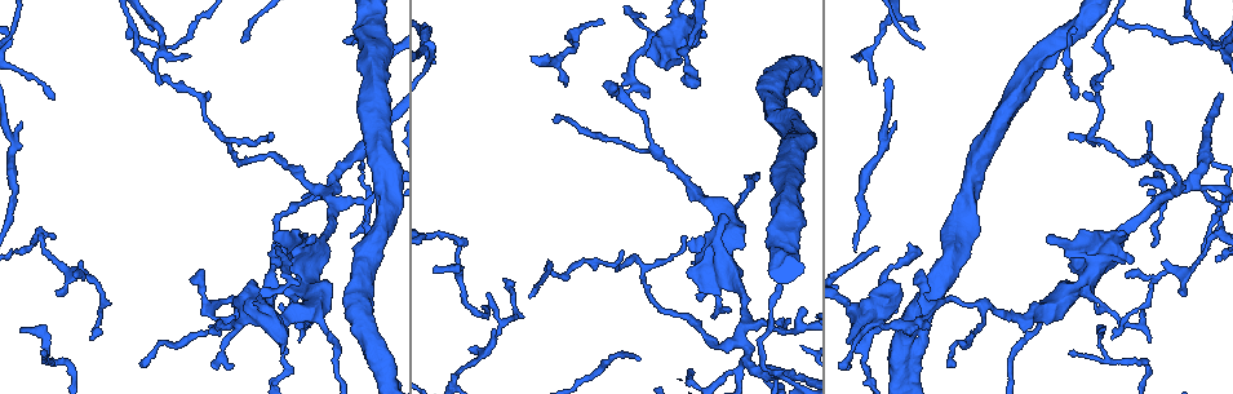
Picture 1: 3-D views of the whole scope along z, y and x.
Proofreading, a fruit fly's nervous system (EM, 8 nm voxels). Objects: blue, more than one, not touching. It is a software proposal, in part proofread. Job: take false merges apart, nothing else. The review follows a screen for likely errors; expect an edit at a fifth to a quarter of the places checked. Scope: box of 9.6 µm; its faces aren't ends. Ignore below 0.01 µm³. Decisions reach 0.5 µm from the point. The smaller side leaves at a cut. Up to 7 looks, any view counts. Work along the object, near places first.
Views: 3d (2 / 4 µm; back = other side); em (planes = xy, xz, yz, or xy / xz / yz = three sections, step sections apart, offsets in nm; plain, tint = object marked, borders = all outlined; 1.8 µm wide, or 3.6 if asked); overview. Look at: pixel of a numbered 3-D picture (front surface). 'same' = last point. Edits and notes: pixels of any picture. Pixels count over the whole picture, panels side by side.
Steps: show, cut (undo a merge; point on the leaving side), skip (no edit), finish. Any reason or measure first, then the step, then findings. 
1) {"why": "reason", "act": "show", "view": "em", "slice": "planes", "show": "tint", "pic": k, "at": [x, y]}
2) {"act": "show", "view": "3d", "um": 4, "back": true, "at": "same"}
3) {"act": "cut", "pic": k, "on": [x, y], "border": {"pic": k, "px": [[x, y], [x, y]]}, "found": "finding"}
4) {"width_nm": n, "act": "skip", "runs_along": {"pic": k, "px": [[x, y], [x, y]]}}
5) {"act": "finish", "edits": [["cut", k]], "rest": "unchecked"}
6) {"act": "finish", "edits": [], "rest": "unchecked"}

{"why": "abrupt turn", "act": "show", "view": "3d", "um": 2, "pic": 1, "at": [231, 143]}

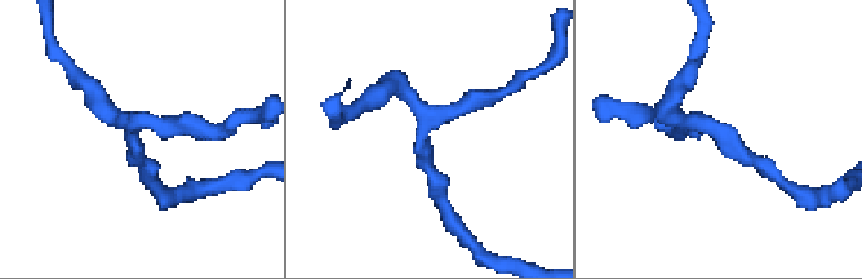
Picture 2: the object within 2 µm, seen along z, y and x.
{"why": "now the EM", "act": "show", "view": "em", "slice": "planes", "show": "tint", "pic": 2, "at": [424, 111]}

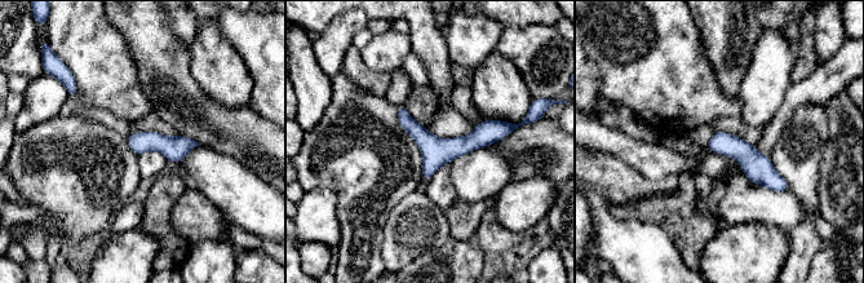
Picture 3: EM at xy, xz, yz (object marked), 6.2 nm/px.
{"act": "skip", "runs_along": {"pic": 3, "px": [[401, 109], [430, 145], [506, 131]]}, "found": "all the same cell"}

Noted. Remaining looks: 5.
{"why": "two arms in line, one across", "act": "show", "view": "em", "um": 3.6, "slice": "planes", "show": "tint", "pic": 1, "at": [234, 311]}

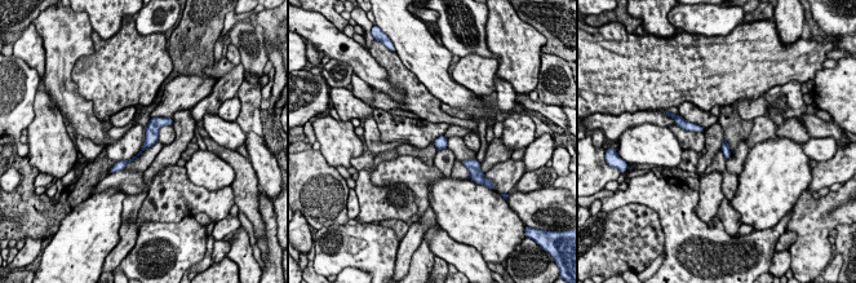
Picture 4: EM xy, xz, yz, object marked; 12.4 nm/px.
{"width_nm": 100, "act": "skip", "found": "all the same cell"}

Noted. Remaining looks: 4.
{"why": "branch point", "act": "show", "view": "3d", "um": 2, "pic": 1, "at": [906, 336]}

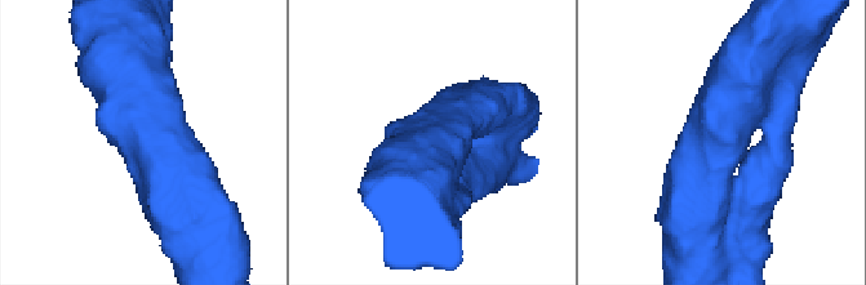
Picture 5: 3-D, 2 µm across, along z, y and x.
{"act": "show", "view": "em", "slice": "xz", "step": 8, "show": "tint", "pic": 5, "at": [714, 136]}

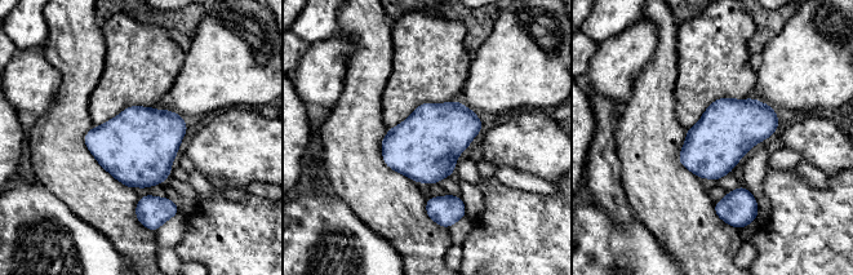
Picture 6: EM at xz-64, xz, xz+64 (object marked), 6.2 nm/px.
{"act": "skip", "found": "continuous, no second cell"}

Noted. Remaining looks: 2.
{"act": "finish", "edits": [], "rest": "unchecked"}

